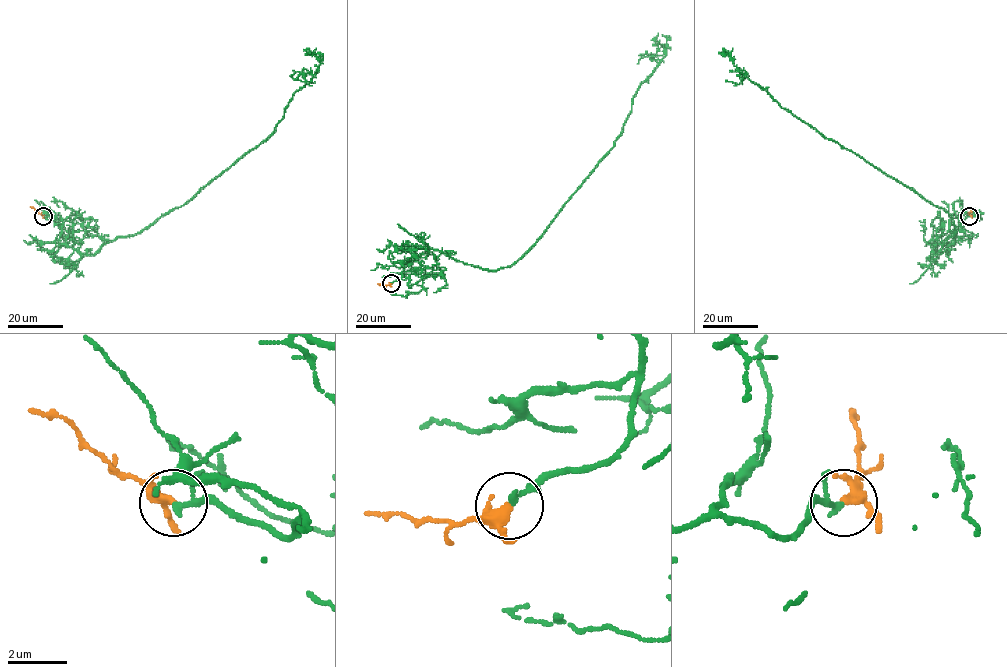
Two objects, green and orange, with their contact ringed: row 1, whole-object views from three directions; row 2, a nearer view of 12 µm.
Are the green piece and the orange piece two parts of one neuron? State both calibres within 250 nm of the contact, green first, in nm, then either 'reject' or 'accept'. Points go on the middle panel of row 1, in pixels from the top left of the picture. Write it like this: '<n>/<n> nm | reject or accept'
150/220 nm | accept

